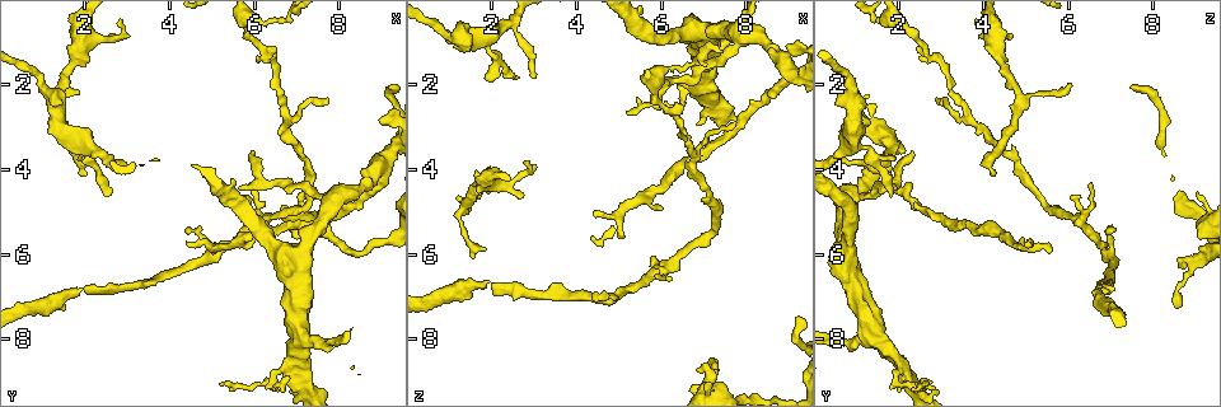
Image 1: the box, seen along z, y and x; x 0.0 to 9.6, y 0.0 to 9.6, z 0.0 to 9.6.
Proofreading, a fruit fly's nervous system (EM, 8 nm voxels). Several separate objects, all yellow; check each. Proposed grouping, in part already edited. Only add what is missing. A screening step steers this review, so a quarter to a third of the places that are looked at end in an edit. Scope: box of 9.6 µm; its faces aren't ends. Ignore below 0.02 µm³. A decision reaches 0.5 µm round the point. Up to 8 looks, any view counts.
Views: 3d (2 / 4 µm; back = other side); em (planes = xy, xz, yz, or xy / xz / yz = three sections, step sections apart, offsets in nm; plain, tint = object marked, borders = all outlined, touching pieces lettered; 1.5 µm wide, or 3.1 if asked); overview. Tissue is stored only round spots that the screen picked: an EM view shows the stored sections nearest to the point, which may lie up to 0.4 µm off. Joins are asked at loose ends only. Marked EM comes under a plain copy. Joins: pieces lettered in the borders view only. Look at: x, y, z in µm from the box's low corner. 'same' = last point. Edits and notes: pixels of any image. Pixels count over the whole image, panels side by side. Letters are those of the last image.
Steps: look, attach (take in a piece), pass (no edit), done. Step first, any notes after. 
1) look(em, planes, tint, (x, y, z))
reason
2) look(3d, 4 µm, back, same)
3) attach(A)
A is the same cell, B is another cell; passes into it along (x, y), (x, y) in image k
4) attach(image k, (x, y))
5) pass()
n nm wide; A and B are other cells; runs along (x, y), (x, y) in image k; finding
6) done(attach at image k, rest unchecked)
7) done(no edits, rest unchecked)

look(em, planes, borders, (7.70, 2.35, 2.95))
branch stops here

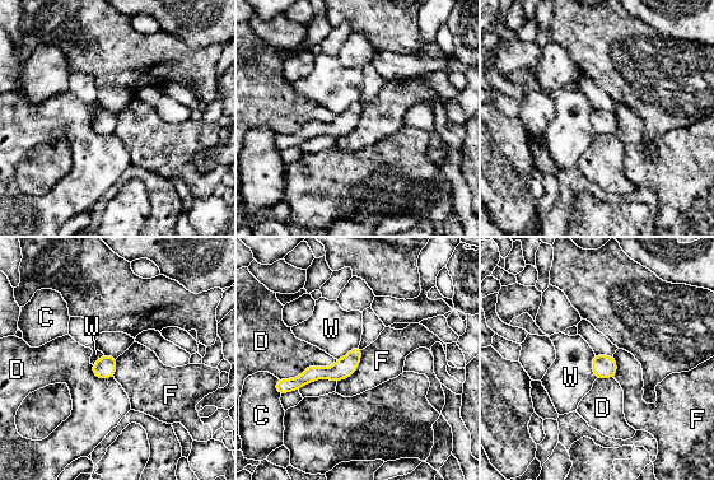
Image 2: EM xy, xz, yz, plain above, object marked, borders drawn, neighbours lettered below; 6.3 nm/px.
pass()
C, D, F and W are other cells; runs along (359, 352), (336, 373), (281, 386) in image 2; none of them fits

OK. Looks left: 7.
look(3d, 2 µm, (1.95, 4.15, 4.25))
free end

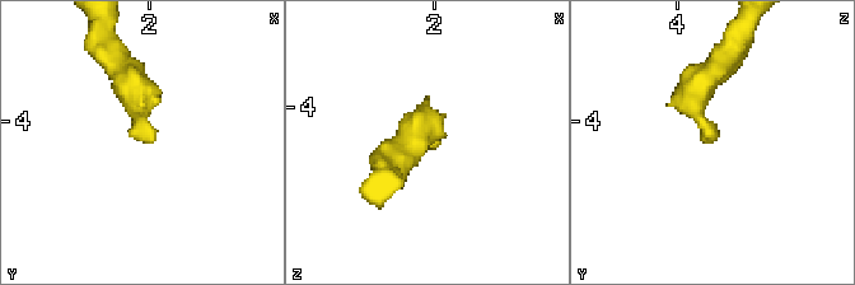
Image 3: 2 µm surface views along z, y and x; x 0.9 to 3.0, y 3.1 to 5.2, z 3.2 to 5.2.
look(em, planes, borders, (1.98, 4.16, 4.20))

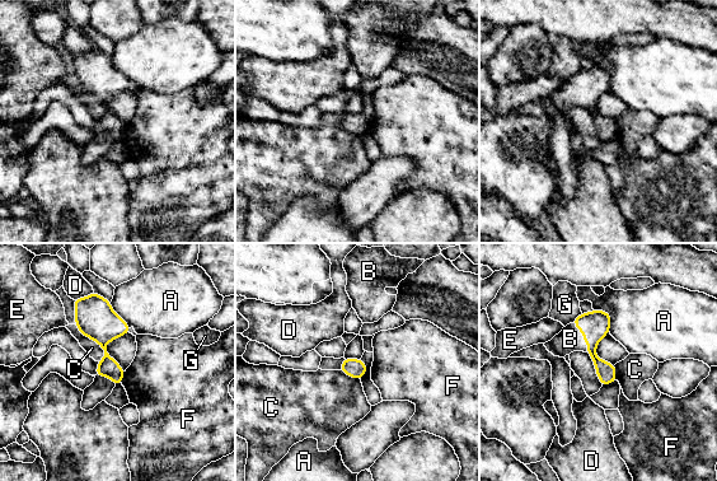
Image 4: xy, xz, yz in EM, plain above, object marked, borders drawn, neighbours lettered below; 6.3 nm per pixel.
attach(B)
C touches over 280 nm; B is the same cell, A, C, D, E, F and G are other cells; passes into it along (595, 325), (582, 336), (570, 339) in image 4; it goes on there

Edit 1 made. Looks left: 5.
look(overview)
redraw

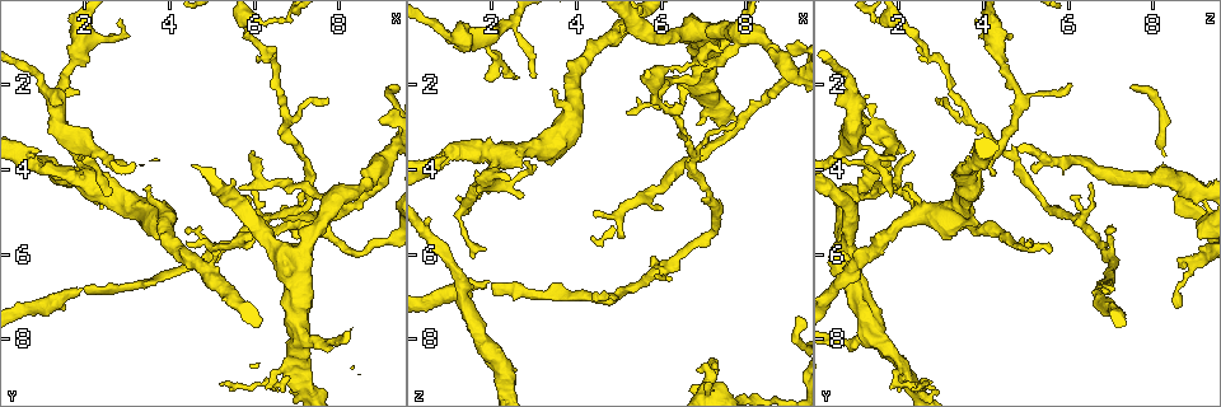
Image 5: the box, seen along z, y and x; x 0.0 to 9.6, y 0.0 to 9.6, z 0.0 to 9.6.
look(3d, 2 µm, (2.80, 0.80, 4.65))
an open end

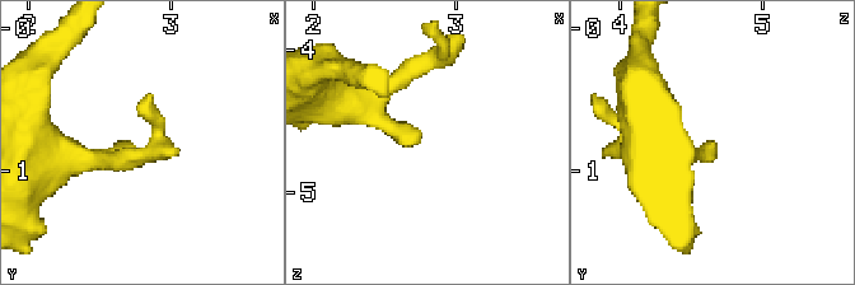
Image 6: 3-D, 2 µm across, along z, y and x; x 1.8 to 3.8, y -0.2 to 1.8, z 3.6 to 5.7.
look(em, planes, borders, (2.76, 0.82, 4.64))
need the tissue

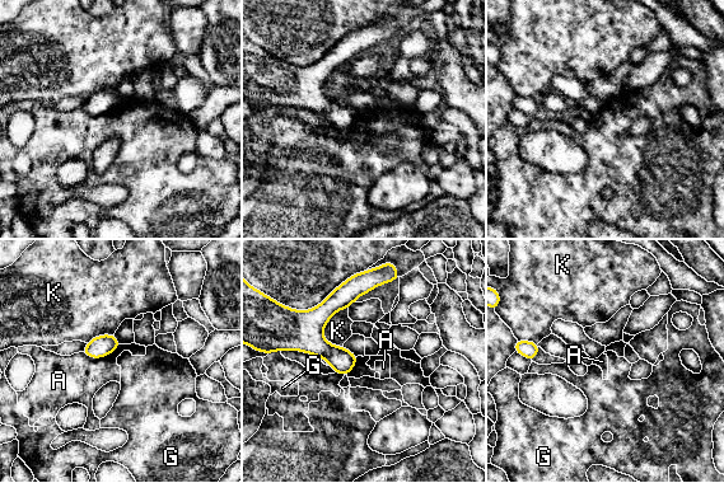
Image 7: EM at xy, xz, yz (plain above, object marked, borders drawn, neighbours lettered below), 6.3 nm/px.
pass()
A, G and K are other cells; runs along (356, 294), (335, 304), (293, 347) in image 7; no lettered piece goes on from it

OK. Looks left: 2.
done(attach at image 4, rest unchecked)

